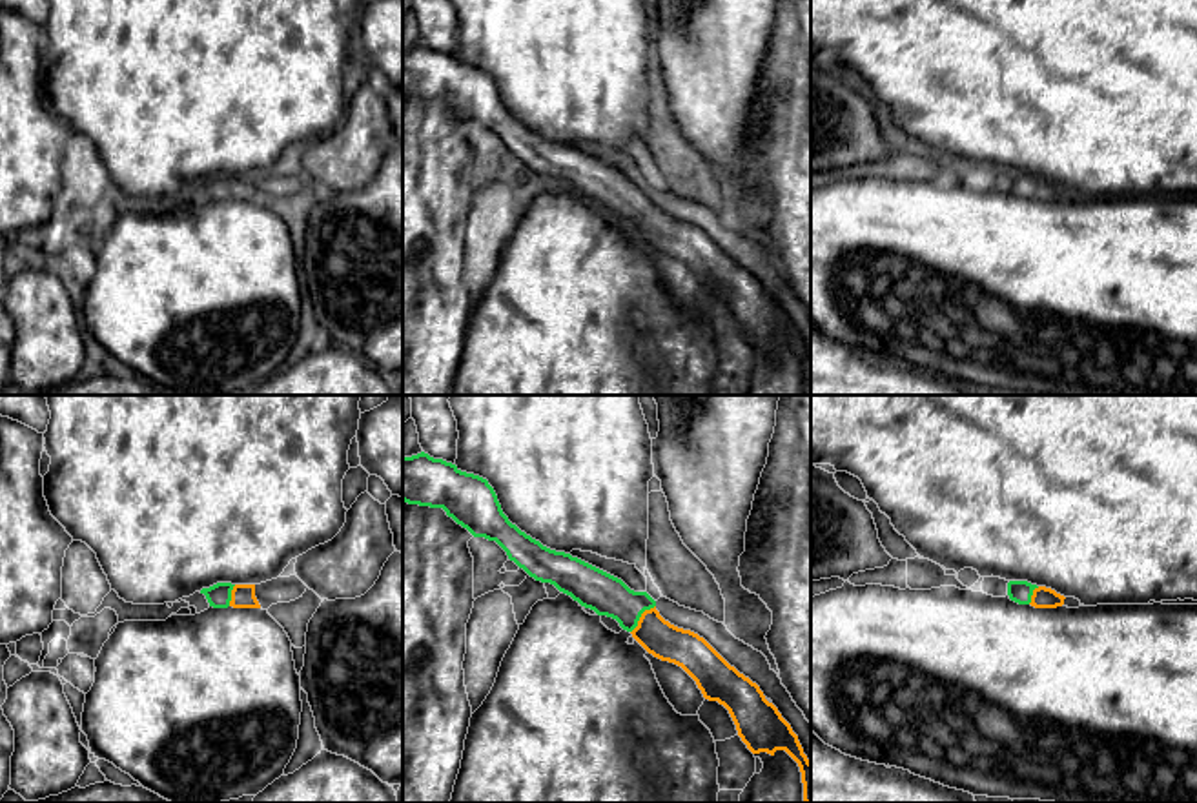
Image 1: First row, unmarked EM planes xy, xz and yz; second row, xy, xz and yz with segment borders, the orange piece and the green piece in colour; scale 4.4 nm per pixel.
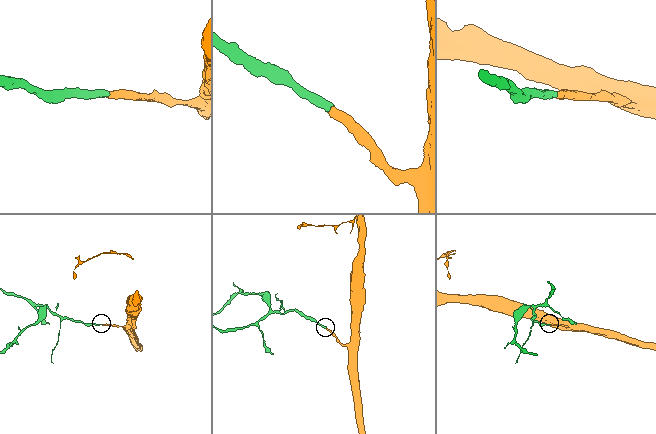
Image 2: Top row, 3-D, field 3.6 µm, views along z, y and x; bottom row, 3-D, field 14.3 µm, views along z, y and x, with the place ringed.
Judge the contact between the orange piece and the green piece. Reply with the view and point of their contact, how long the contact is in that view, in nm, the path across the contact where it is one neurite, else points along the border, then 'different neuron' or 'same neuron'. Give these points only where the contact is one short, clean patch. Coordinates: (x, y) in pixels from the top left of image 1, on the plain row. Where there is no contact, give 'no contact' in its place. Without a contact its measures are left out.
xz (640, 210) | 170 nm | across xz (665, 233), (640, 210), (625, 197), (593, 181) | same neuron

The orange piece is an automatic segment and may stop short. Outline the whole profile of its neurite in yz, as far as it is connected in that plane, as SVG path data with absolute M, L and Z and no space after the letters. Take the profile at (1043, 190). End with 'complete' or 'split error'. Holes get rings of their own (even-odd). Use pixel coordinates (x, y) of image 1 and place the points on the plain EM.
M1009 173L1008 188L1018 197L1031 197L1035 200L1057 200L1064 197L1064 188L1051 180L1037 178L1028 173Z; split error

